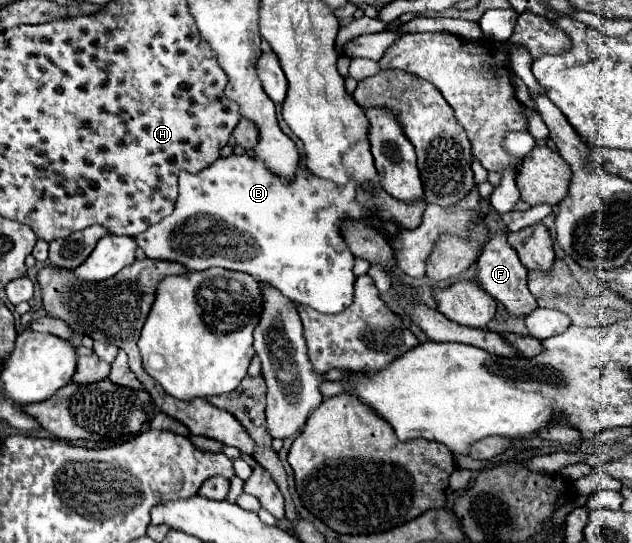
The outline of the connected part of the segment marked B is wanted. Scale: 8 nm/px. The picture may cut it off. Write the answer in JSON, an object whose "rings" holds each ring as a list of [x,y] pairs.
{"rings":[[[232,154],[228,158],[218,158],[208,168],[188,174],[180,172],[178,178],[178,200],[174,212],[152,224],[146,232],[136,236],[138,246],[152,260],[172,260],[184,264],[190,272],[220,266],[228,270],[238,270],[256,276],[260,282],[274,286],[294,304],[310,306],[318,312],[336,314],[346,310],[354,300],[354,256],[340,236],[340,220],[352,216],[364,224],[376,226],[378,220],[356,204],[356,182],[350,180],[344,188],[336,188],[330,180],[320,180],[308,172],[304,160],[298,162],[292,180],[282,180],[274,172],[268,172],[264,162],[258,162],[248,154]]]}

